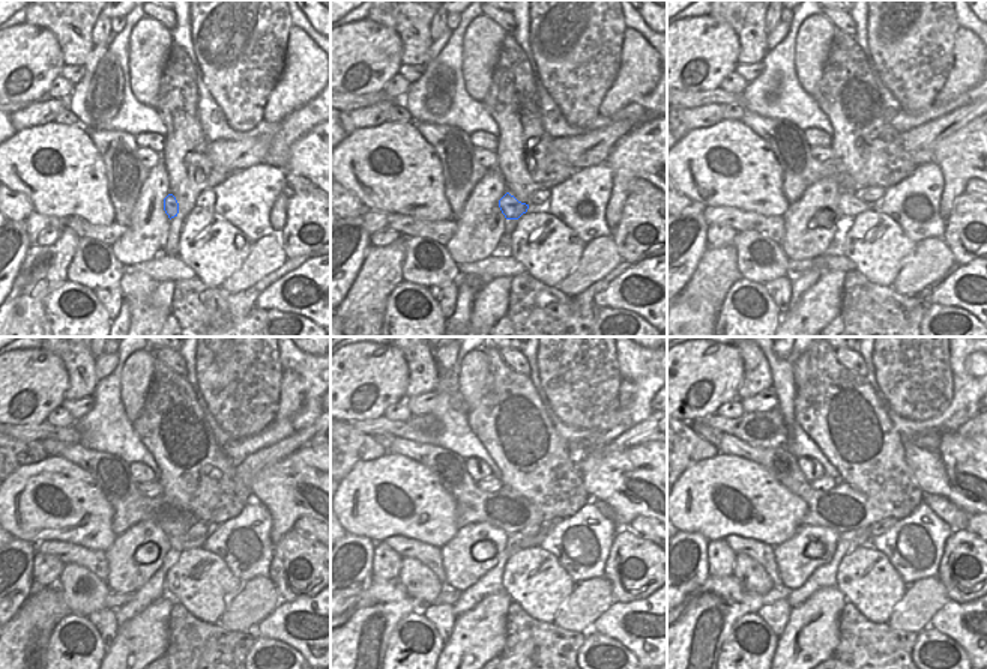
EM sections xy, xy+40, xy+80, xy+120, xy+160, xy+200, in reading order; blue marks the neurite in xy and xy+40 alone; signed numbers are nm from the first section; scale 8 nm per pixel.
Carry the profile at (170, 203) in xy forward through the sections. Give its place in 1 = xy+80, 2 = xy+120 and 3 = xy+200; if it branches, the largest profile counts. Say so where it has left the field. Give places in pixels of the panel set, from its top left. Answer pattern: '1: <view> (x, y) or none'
1: xy+80 (851, 205)
2: xy+120 (184, 541)
3: xy+200 (884, 525)

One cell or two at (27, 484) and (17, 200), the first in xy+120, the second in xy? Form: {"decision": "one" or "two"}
{"decision": "two"}

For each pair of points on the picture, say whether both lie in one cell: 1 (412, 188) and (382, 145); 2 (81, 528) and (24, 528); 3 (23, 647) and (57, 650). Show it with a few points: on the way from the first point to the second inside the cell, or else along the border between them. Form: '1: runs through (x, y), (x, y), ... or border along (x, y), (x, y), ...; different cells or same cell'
1: runs through (404, 176), (404, 164), (394, 149); same cell
2: runs through (68, 531), (65, 528), (38, 528); same cell
3: border along (63, 618), (53, 630), (45, 653); different cells

